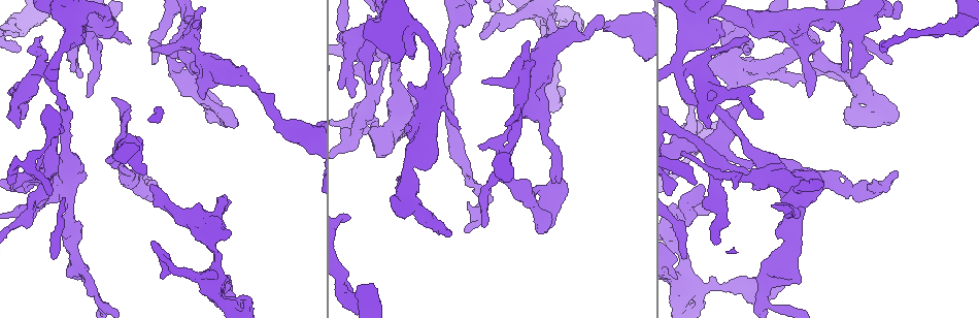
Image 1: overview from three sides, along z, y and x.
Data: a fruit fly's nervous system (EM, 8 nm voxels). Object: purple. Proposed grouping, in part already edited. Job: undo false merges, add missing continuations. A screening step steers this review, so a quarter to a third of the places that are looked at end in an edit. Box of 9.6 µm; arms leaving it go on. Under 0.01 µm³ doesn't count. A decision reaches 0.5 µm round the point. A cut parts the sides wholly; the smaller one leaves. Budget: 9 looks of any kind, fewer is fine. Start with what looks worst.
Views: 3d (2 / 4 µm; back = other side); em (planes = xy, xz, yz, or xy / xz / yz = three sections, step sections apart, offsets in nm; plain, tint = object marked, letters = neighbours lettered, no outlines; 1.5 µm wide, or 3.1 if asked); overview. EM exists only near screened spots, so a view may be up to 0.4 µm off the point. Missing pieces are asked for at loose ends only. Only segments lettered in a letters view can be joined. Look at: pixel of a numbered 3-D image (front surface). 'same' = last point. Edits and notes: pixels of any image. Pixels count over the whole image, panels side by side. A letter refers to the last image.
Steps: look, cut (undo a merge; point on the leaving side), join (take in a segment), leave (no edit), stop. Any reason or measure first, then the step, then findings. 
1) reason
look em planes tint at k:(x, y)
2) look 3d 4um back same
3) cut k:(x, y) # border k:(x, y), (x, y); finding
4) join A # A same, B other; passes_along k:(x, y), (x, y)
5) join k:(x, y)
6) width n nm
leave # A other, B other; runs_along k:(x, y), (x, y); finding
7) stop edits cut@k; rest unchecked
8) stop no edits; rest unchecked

branch stops here
look 3d 4um at 1:(368, 81)

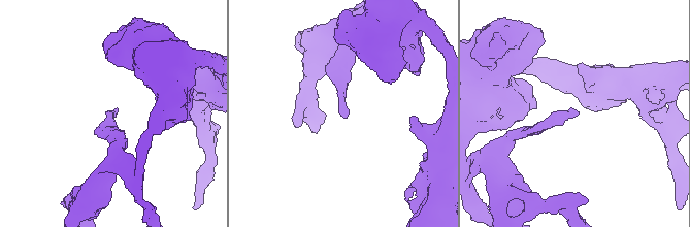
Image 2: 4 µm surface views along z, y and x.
need the tissue
look em yz step 4 tint at 2:(346, 115)

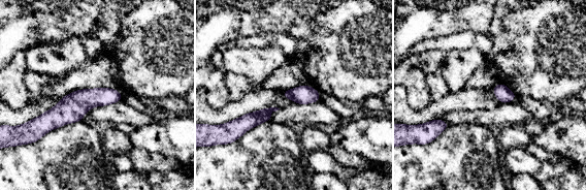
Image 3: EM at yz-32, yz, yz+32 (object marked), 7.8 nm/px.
another direction
look em planes letters same

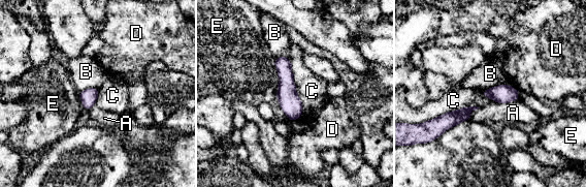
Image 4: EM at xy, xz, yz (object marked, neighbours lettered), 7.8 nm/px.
leave # A other, B other, C other, D other, E other; none of them fits

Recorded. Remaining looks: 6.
sudden change in width
look 3d 2um back at 1:(361, 124)

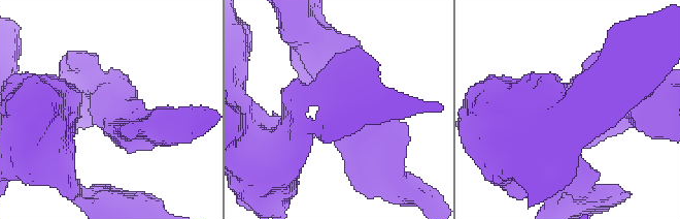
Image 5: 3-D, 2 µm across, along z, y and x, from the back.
need the tissue
look em planes letters at 5:(99, 104)

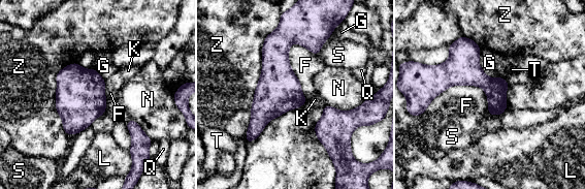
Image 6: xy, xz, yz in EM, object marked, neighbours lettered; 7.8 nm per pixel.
leave # F other, G other, K other, L other, N other, Q other, S other, T other, Z other; border 6:(488, 99), (449, 86), (424, 112); all the same neuron

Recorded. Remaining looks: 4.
free end
look em planes letters at 1:(479, 34)

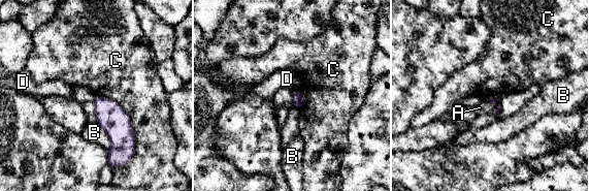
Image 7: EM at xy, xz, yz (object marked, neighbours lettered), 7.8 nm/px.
leave # A other, B other, C other, D other; border 7:(96, 95), (128, 115), (133, 157); no lettered segment goes on from it

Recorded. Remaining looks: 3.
arms part here
look 3d 2um at 1:(763, 303)

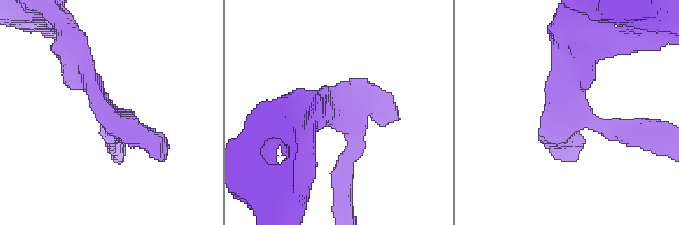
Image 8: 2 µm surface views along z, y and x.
now the EM
look em yz step 8 letters at 8:(339, 111)

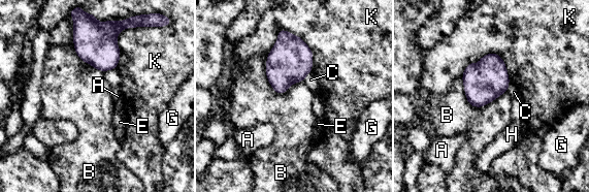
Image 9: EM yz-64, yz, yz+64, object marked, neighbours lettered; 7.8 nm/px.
look em xy step 4 letters same

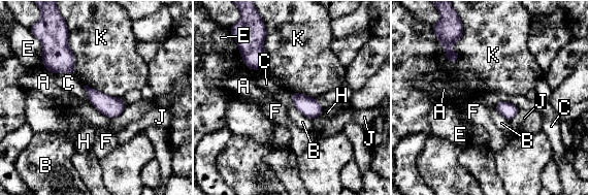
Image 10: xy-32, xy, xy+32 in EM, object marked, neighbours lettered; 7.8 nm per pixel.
leave # A other, B other, C other, E other, F other, H other, J other, K other; border 10:(265, 37), (267, 63), (252, 70); all the same neuron

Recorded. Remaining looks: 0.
stop no edits; rest unchecked

